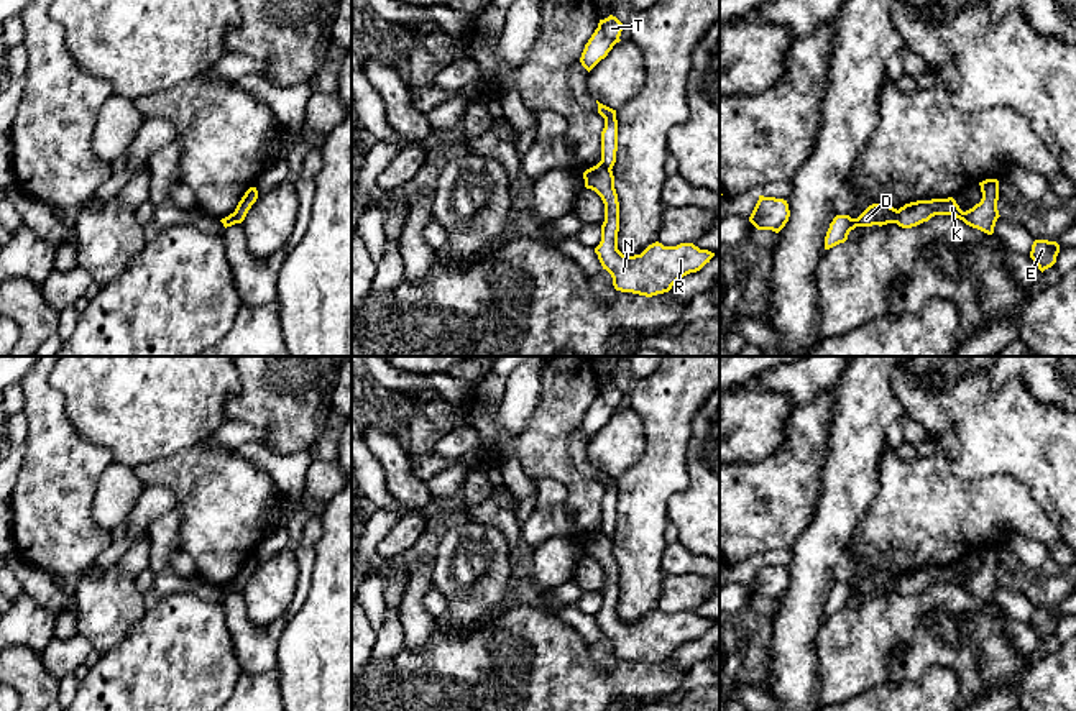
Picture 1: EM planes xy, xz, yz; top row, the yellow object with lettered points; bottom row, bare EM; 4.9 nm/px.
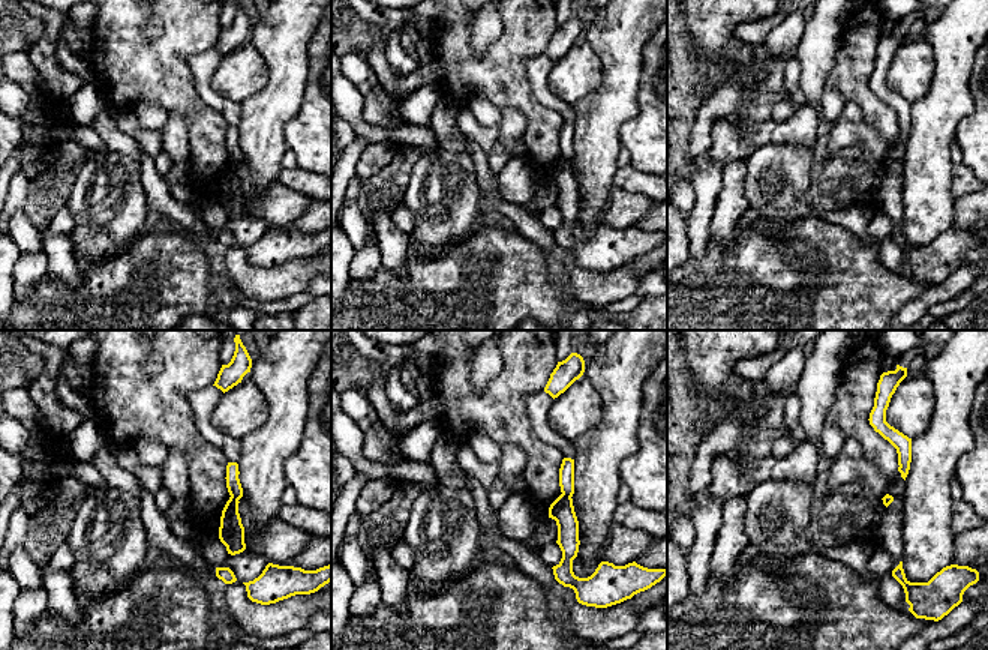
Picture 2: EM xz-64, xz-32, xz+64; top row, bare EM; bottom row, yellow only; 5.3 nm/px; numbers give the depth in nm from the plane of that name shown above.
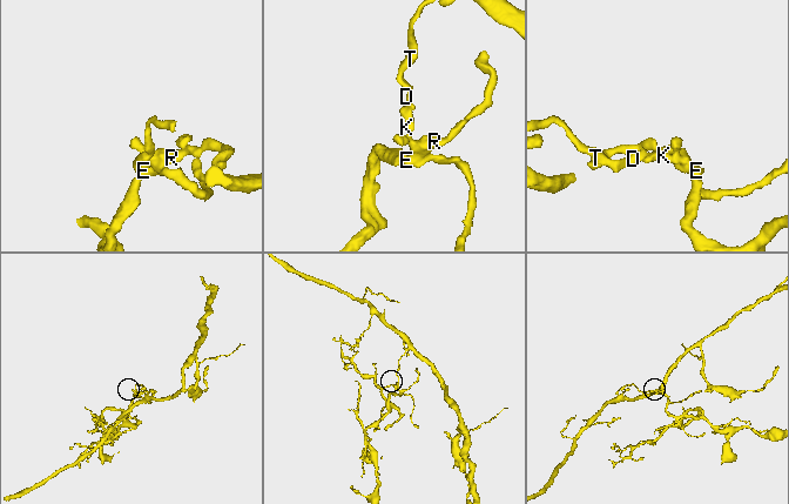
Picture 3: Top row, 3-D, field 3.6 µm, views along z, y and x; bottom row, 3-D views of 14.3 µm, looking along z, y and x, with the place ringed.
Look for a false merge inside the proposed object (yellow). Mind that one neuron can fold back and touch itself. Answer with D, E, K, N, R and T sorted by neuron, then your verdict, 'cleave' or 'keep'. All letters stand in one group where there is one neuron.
D T / E K N R | cleave

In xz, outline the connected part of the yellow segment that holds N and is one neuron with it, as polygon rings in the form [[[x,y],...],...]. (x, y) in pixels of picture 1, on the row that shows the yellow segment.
[[[598,163],[583,172],[585,187],[595,190],[605,204],[601,241],[595,248],[598,259],[621,292],[646,297],[669,292],[683,276],[700,271],[715,253],[700,250],[693,243],[664,246],[655,241],[641,255],[626,256],[618,250],[619,202],[613,171]]]

